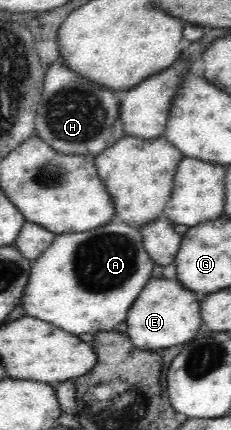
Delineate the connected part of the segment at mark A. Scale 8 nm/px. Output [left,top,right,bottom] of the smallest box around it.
[20,220,155,336]

